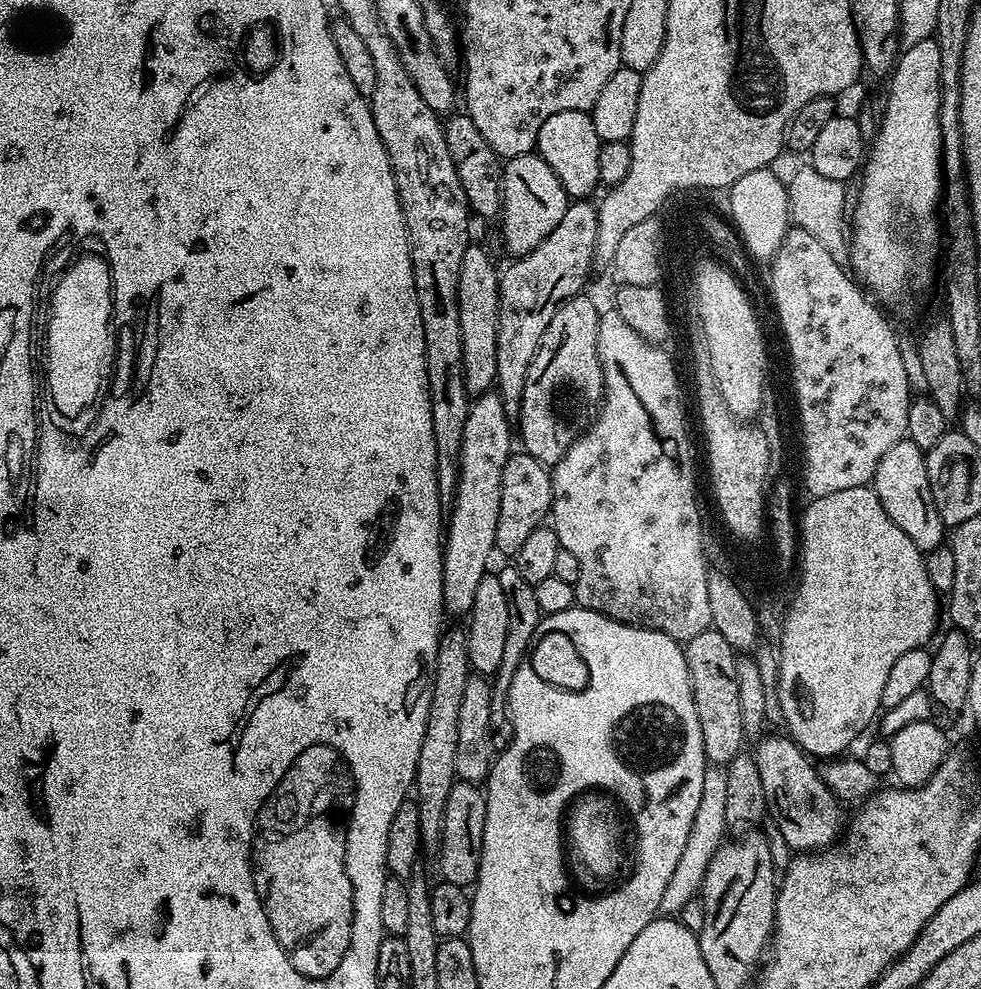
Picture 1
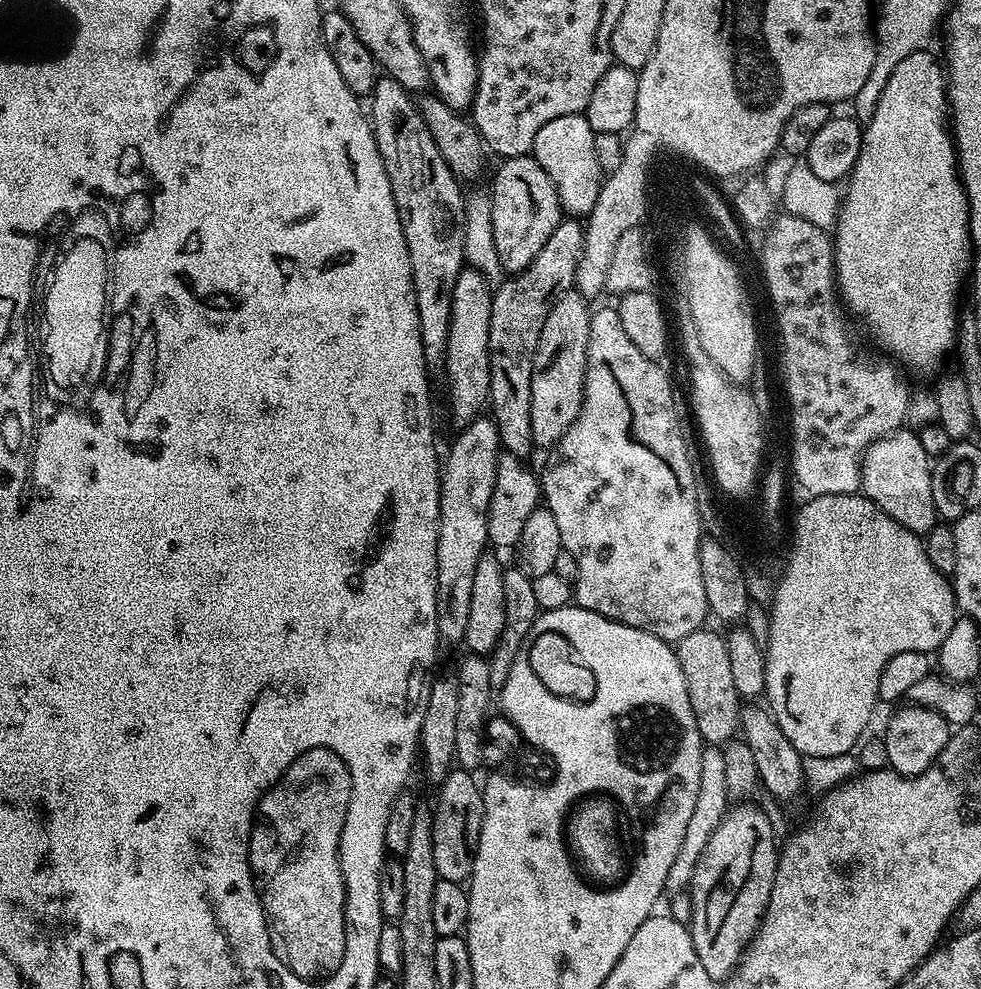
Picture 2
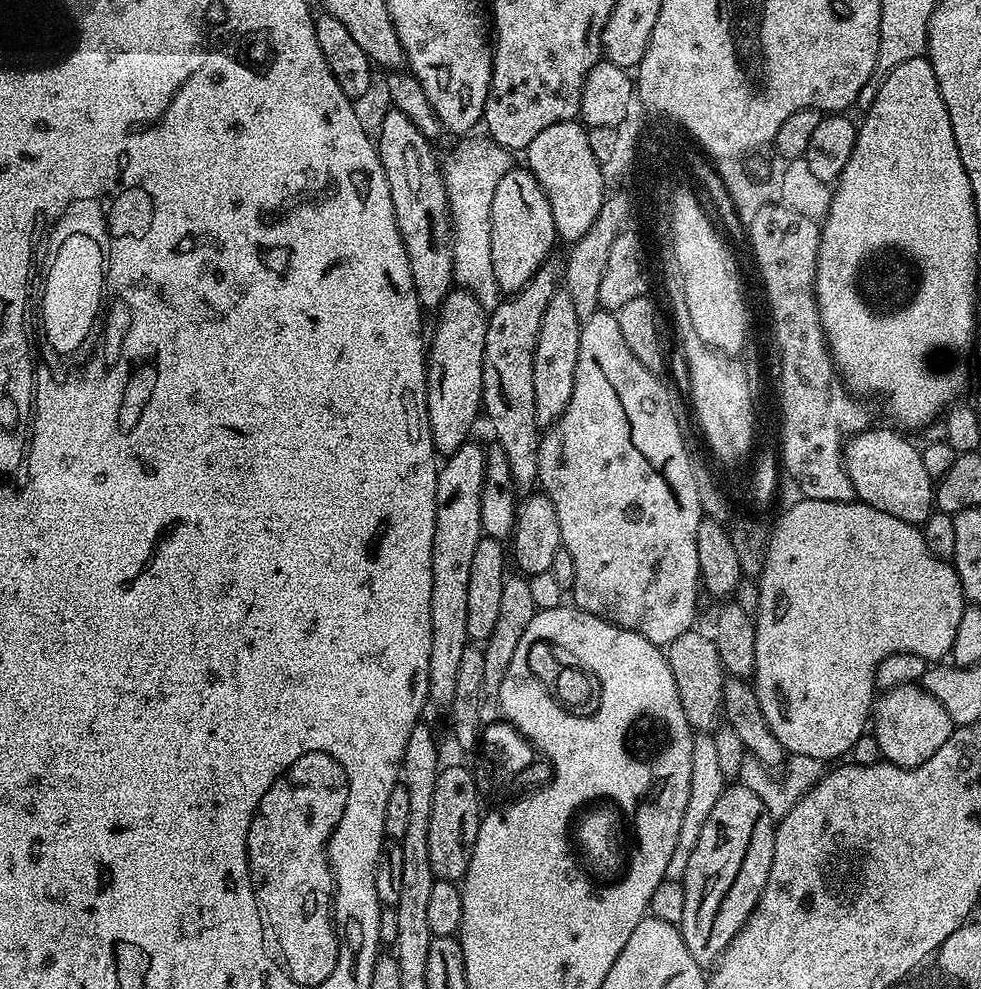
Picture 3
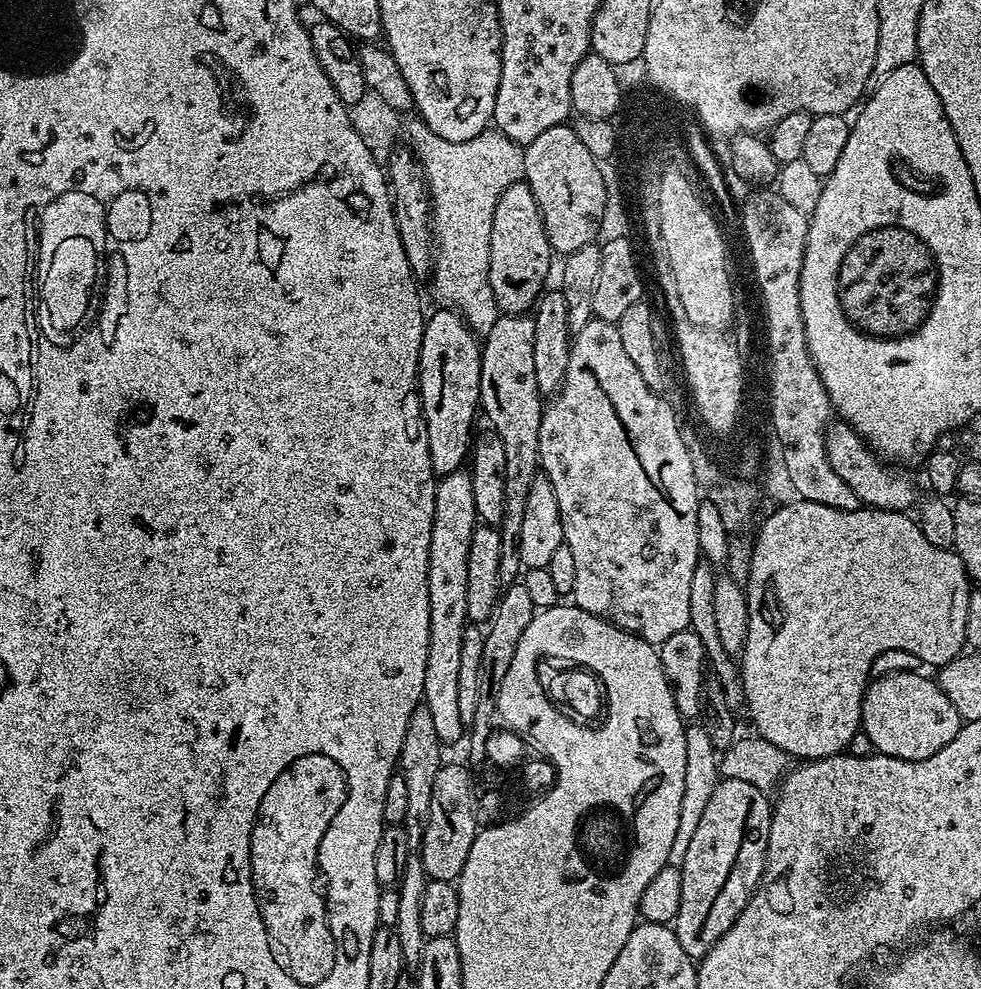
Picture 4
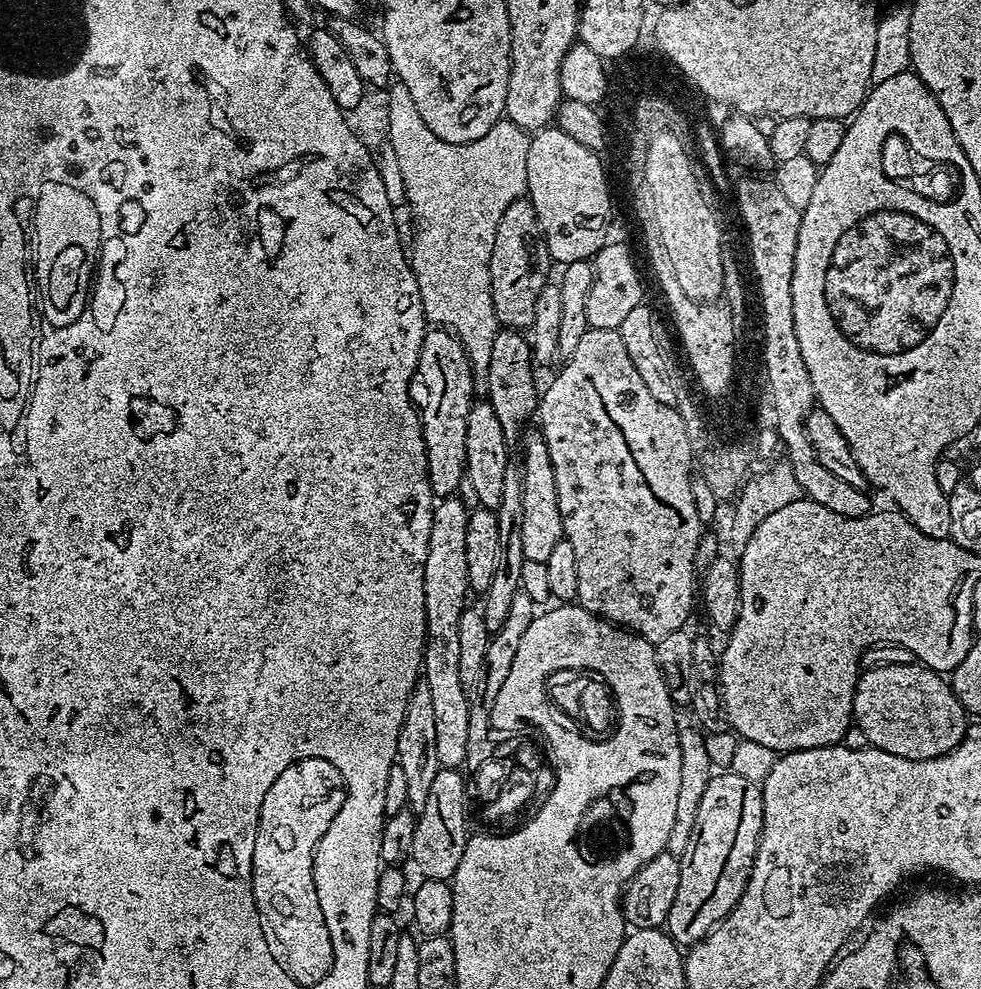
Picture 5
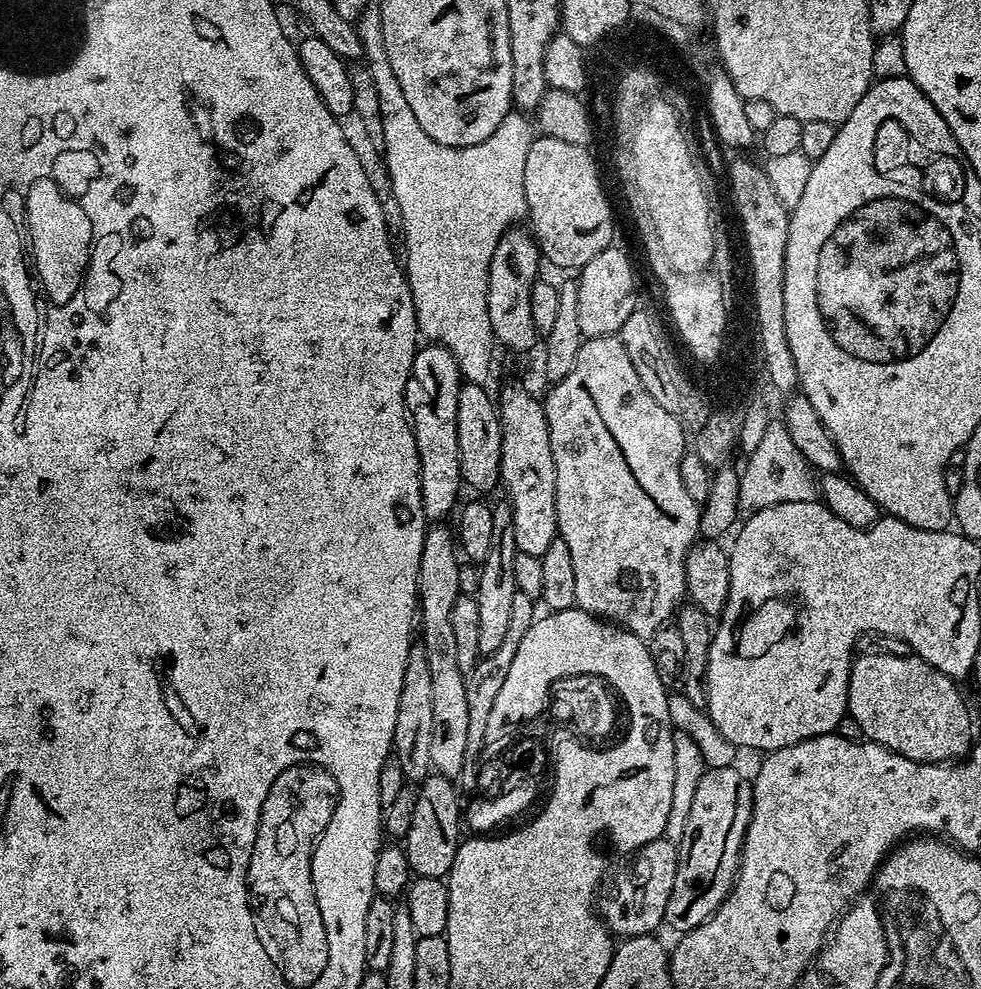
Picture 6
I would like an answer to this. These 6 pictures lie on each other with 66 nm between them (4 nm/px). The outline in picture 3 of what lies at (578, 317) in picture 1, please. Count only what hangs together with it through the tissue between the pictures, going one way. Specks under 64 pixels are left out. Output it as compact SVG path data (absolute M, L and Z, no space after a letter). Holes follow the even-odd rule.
M558 290L554 298L546 302L546 314L542 314L542 326L538 330L534 354L534 406L536 422L541 426L555 424L570 402L570 394L574 390L574 366L578 362L581 323L568 292Z

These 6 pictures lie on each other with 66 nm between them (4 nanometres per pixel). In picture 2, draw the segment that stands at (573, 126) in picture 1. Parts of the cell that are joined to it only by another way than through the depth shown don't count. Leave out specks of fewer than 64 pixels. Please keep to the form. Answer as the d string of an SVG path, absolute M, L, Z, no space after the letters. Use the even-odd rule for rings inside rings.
M566 114L562 118L554 118L554 122L546 122L546 126L542 126L542 130L538 130L538 135L534 138L530 154L538 162L538 166L542 166L546 174L550 174L550 182L554 182L561 209L572 218L587 217L594 202L598 202L602 173L594 150L596 134L587 115Z

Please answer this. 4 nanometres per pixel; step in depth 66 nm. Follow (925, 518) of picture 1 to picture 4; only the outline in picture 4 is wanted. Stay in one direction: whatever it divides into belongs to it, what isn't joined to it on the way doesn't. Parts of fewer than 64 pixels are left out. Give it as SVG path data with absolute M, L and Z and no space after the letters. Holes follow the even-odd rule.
M843 422L829 423L824 430L824 445L826 446L826 458L834 474L838 474L838 478L842 478L842 482L846 482L846 486L850 486L854 494L858 494L861 505L881 508L887 512L907 513L908 507L912 503L913 505L917 503L915 482L906 473L899 472L899 470L904 470L896 466L889 466L877 456L850 425Z

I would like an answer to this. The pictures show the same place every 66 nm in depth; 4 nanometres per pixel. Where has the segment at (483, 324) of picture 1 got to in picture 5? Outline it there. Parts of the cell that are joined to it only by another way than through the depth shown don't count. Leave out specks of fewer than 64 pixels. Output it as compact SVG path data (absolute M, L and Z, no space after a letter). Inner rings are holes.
M439 326L425 331L408 393L412 396L416 414L420 417L433 497L453 495L457 491L456 487L465 483L466 422L468 411L474 403L472 388L474 389L472 367L458 338Z

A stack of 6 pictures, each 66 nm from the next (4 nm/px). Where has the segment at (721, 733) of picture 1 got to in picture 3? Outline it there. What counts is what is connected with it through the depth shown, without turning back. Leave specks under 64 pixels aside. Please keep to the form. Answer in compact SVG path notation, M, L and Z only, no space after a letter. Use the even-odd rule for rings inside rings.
M693 628L686 634L680 634L666 646L665 656L671 673L674 674L675 686L679 692L679 702L687 722L698 732L713 729L722 714L723 684L725 673L718 658L718 650L713 637L708 637Z

